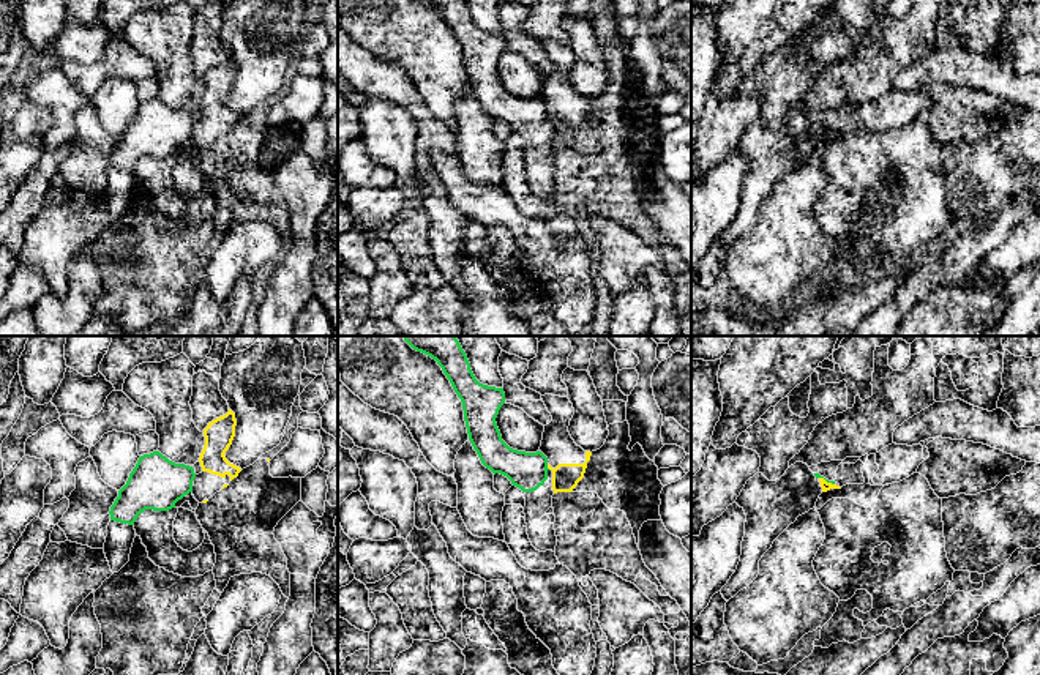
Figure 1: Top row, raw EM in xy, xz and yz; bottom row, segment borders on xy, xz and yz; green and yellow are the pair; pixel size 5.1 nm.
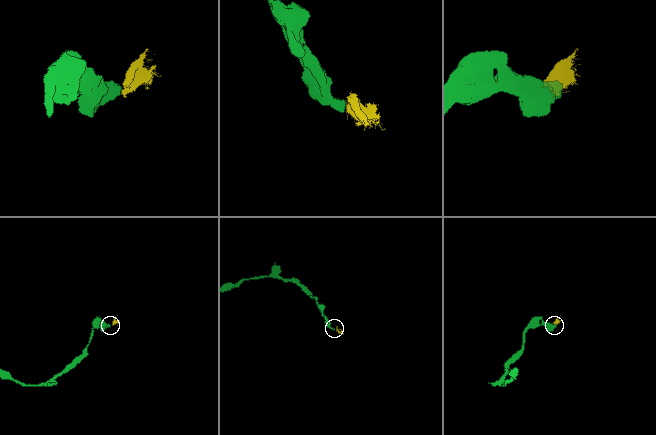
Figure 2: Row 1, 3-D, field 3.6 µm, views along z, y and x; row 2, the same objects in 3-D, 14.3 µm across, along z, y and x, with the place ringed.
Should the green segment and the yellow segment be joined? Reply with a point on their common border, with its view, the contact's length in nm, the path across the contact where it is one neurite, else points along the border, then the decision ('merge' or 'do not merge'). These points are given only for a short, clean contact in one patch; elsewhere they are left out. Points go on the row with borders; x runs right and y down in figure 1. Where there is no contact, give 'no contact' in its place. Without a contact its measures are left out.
xz (546, 467) | 40 nm | along xz (546, 464), (549, 469) | do not merge

